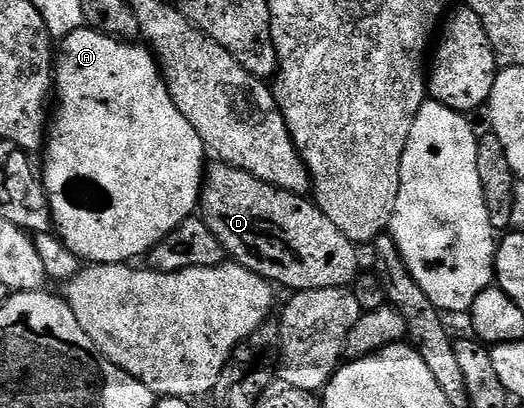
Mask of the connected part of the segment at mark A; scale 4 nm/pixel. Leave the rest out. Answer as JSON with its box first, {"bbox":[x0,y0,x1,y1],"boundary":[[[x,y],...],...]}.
{"bbox":[40,25,208,265],"boundary":[[[85,25],[74,31],[69,37],[61,40],[60,50],[56,55],[56,70],[54,72],[53,86],[56,88],[56,99],[58,95],[58,116],[53,116],[52,122],[48,127],[48,138],[44,143],[44,156],[46,155],[46,168],[41,168],[40,174],[42,177],[42,184],[46,187],[46,196],[50,202],[50,217],[52,220],[53,230],[56,232],[63,245],[71,251],[72,254],[77,255],[79,260],[85,261],[90,265],[97,265],[99,263],[125,263],[129,264],[134,261],[137,255],[145,256],[156,244],[164,237],[168,237],[168,233],[172,233],[179,227],[184,220],[191,218],[199,210],[200,200],[202,197],[202,176],[208,166],[208,152],[204,141],[200,141],[200,133],[196,133],[196,129],[192,129],[192,125],[188,125],[188,117],[184,117],[184,113],[180,113],[180,109],[176,109],[176,101],[172,101],[172,97],[166,88],[166,82],[162,79],[162,72],[158,65],[158,60],[154,58],[153,51],[145,45],[139,45],[134,41],[123,41],[121,39],[113,39],[111,35],[105,35],[102,31],[94,31],[92,28]]]}

